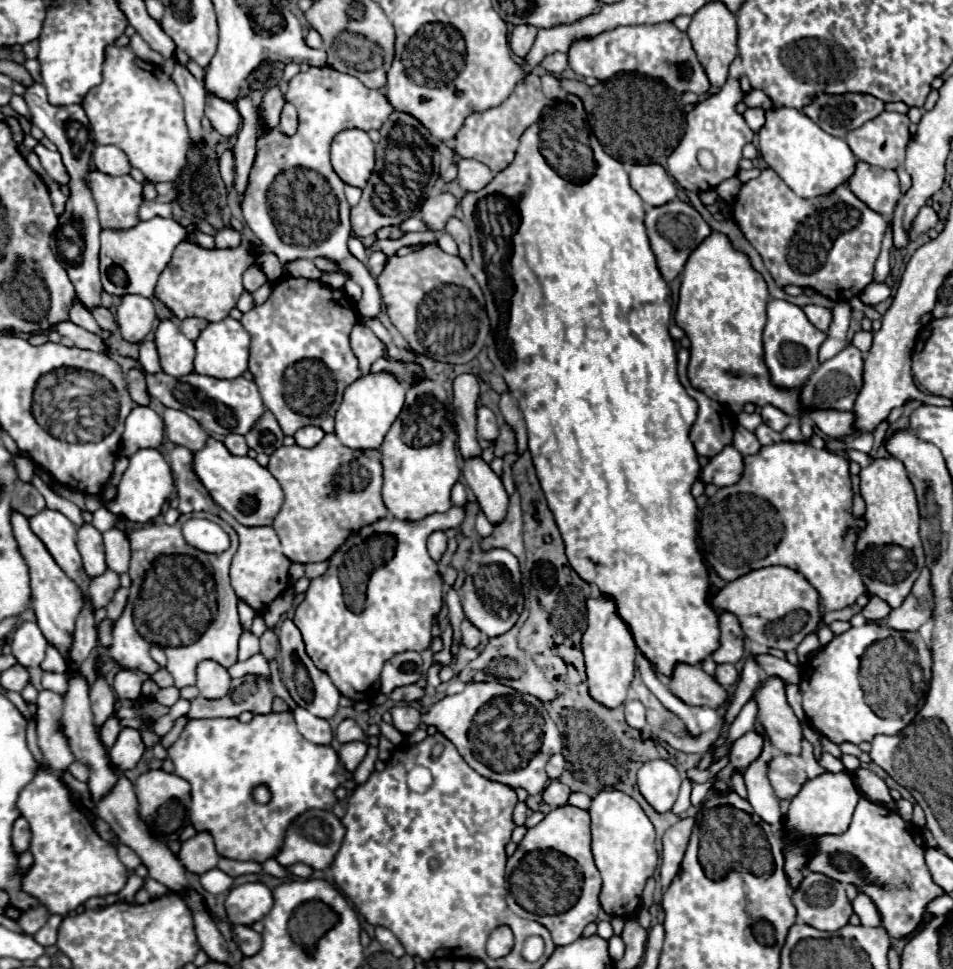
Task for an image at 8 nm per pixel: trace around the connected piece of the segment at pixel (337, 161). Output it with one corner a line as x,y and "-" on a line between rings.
346,129
332,141
332,167
340,179
364,187
374,169
374,143
362,129

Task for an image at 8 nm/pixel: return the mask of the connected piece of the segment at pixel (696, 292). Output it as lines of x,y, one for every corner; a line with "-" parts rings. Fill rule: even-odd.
712,231
698,249
688,257
686,267
681,273
678,307
676,307
676,325
686,331
690,337
690,363
688,379
694,389
702,391
710,399
728,405
732,411
742,413
746,403
754,405
774,405
788,415
798,415
798,391
782,391
770,383
768,367
764,363
762,349
762,331
766,325
766,303
768,289
762,275
750,265
748,255
736,251
726,235

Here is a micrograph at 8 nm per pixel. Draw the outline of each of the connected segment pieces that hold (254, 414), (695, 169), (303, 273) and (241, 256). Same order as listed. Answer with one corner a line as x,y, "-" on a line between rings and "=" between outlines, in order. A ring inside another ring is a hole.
142,369
142,373
144,373
146,385
148,385
148,393
152,397
162,401
164,407
172,407
172,409
180,409
180,411
188,413
210,435
228,435
228,433
246,435
266,409
256,383
248,381
244,377
216,379
216,377
198,375
198,373
190,373
184,377
170,377
162,371
150,375
144,369
=
728,77
726,85
716,95
704,99
686,115
684,137
668,157
668,173
684,189
696,191
696,193
708,191
708,189
714,189
724,179
734,177
738,173
738,163
742,159
742,147
744,147
744,143
752,143
752,137
754,137
754,133
746,125
744,117
738,115
734,109
734,105
740,103
740,99
742,99
742,89
740,89
738,79
-
700,149
708,149
714,155
716,167
712,171
706,171
700,167
700,163
698,163
=
298,259
294,263
286,263
284,265
284,275
290,275
290,277
306,277
306,279
320,279
324,271
318,271
312,261
306,261
306,259
=
182,241
176,247
168,267
162,271
154,297
160,299
178,319
202,317
206,321
220,321
230,313
232,307
236,307
236,301
242,295
242,273
254,261
260,261
266,267
270,281
282,275
280,261
272,253
256,257
250,251
248,241
242,241
238,249
204,249
196,243

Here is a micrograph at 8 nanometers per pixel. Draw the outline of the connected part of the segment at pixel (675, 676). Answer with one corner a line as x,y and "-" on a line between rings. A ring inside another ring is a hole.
678,663
668,679
668,689
680,697
684,703
690,705
706,705
716,709
720,703
726,701
728,693
716,679
704,673
698,665

